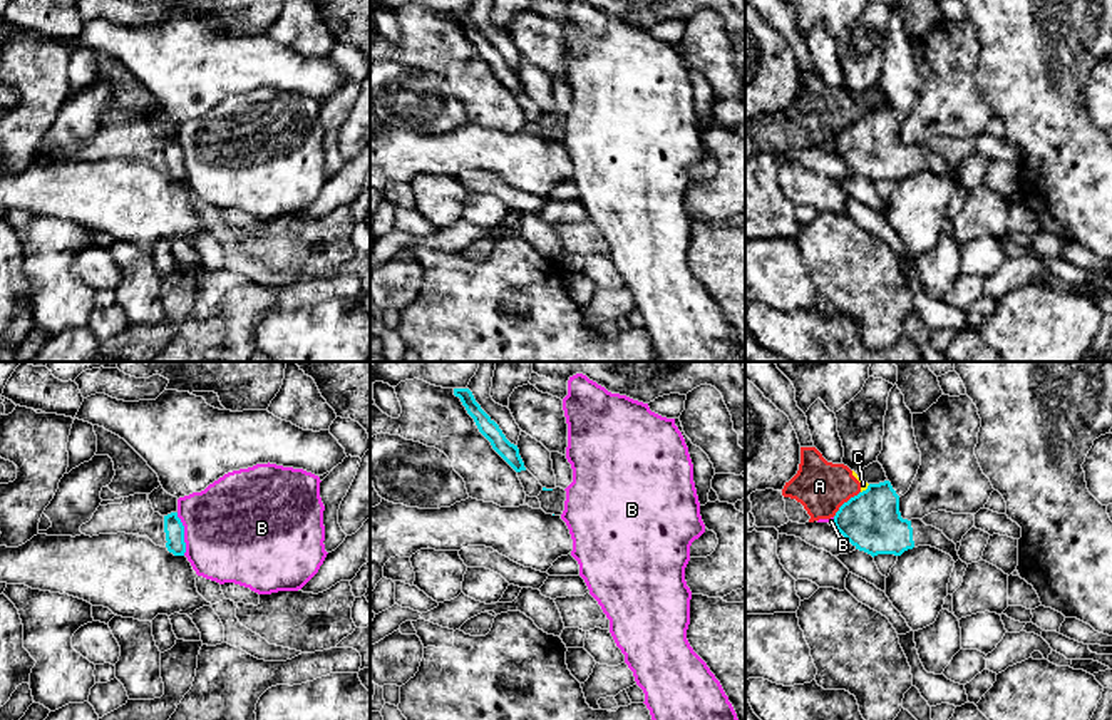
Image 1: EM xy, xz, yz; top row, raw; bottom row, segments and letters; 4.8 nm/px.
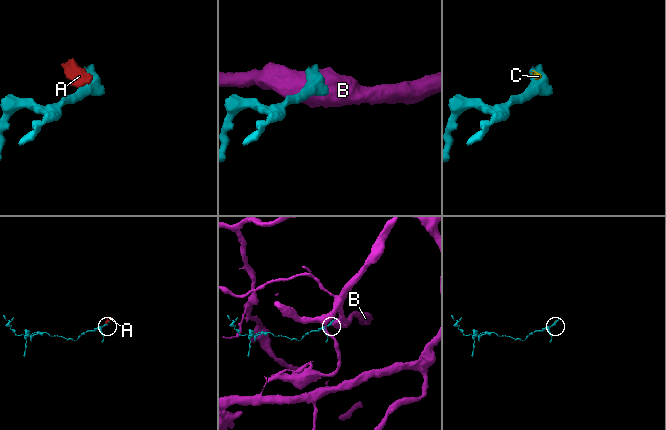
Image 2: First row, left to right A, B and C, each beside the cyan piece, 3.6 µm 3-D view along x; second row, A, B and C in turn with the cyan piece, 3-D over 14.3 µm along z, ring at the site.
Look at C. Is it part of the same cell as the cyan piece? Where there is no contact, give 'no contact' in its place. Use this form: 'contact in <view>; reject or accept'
contact in yz; reject

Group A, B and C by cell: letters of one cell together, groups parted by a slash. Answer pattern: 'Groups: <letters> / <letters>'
Groups: A C / B

